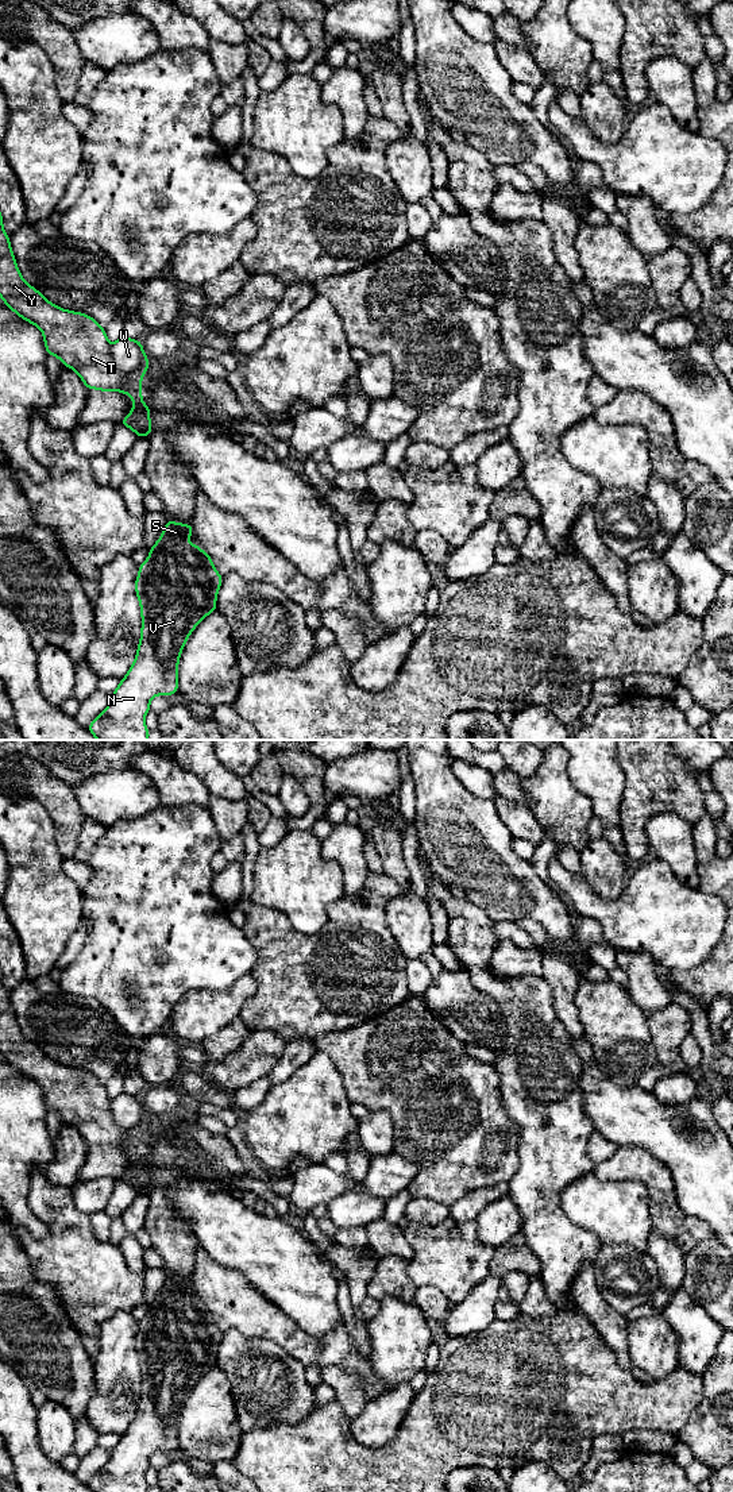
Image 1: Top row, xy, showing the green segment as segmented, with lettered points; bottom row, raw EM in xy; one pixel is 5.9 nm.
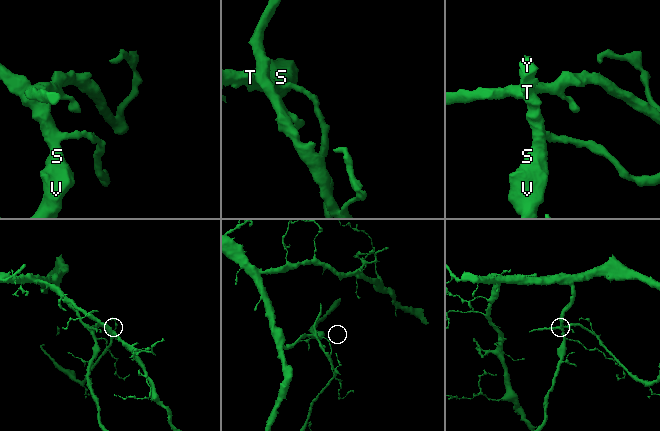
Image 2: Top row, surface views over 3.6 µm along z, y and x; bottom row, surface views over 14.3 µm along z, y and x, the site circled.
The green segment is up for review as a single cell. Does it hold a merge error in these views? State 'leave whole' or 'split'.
split

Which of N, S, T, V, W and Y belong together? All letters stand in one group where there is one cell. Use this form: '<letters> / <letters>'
N S T V Y / W

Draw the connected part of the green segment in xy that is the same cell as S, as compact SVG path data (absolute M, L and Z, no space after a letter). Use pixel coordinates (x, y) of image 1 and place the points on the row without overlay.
M166 1277L148 1314L139 1322L135 1348L140 1360L142 1387L136 1414L127 1431L112 1449L109 1461L94 1474L88 1487L93 1492L150 1492L144 1473L155 1451L178 1447L178 1416L193 1385L217 1366L216 1353L223 1333L213 1323L211 1312L186 1296L192 1280Z

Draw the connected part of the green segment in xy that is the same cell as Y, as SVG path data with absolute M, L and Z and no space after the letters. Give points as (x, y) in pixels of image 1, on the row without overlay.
M0 968L0 1053L3 1055L5 1061L9 1065L12 1065L18 1072L34 1080L42 1087L47 1110L57 1113L63 1119L63 1122L73 1125L80 1131L80 1134L82 1136L84 1141L88 1145L97 1145L101 1148L123 1148L124 1150L131 1152L134 1165L120 1177L120 1180L131 1184L138 1191L138 1194L150 1191L150 1188L153 1187L150 1179L151 1168L142 1156L142 1134L143 1130L148 1126L148 1123L136 1130L123 1130L120 1126L115 1123L112 1118L111 1099L107 1095L105 1086L93 1073L81 1068L72 1068L67 1065L62 1065L51 1060L49 1056L45 1055L42 1049L39 1049L34 1042L28 1041L23 1036L16 1022L16 1015L9 1001L9 992L5 990L3 984L1 968Z

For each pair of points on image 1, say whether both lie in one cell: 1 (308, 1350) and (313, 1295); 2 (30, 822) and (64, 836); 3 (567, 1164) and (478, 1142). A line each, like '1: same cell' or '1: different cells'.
1: different cells
2: different cells
3: different cells

